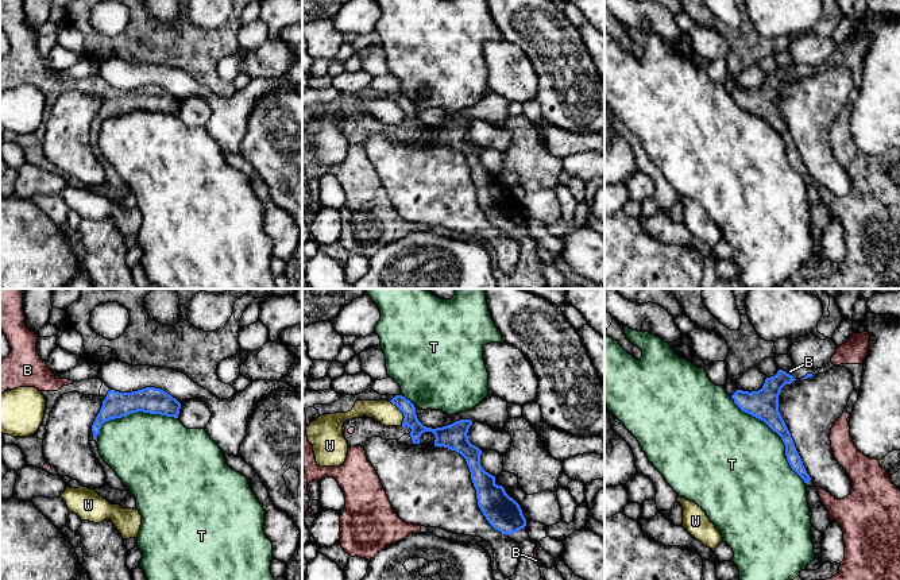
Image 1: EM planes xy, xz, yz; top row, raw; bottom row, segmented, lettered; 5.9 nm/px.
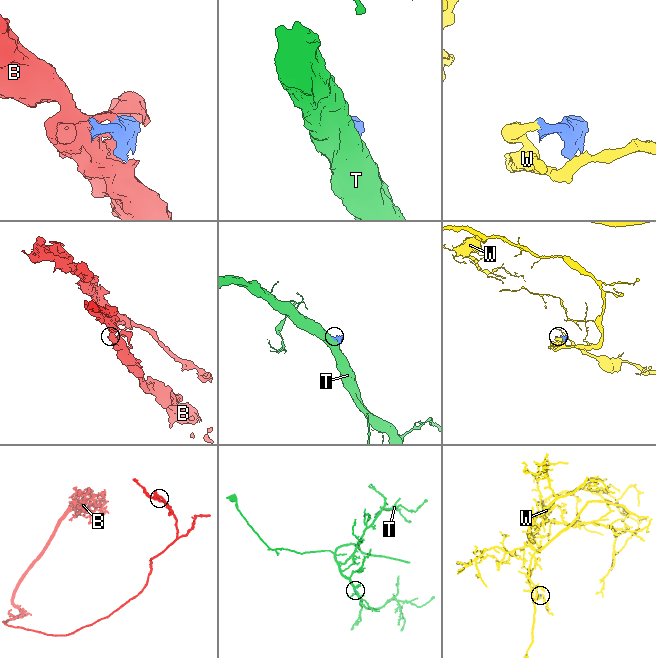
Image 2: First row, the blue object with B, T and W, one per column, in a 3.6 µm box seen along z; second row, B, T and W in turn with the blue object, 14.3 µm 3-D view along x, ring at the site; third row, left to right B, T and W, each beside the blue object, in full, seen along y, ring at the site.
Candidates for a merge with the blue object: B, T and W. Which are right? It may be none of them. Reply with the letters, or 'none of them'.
B

